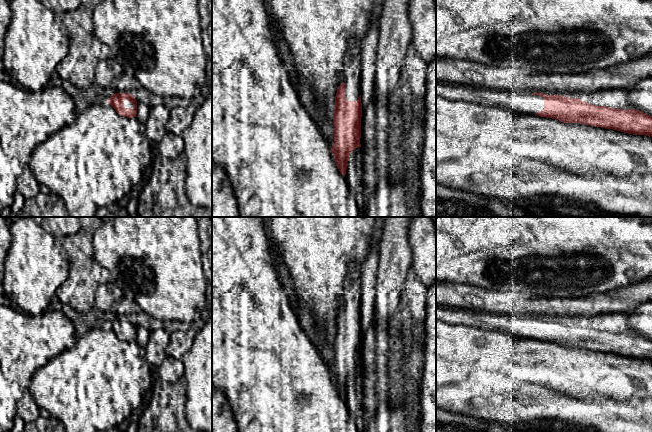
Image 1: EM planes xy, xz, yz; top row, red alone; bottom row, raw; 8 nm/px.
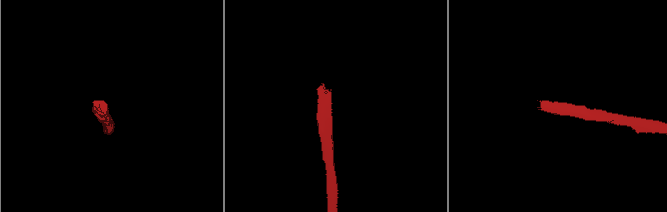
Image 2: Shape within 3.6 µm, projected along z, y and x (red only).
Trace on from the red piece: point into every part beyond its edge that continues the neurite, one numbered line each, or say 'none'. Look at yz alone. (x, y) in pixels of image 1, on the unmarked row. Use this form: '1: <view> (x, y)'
1: yz (519, 325)

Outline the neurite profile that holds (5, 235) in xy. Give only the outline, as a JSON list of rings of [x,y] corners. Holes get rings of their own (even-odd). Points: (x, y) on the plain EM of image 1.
[[[0,217],[0,285],[3,280],[5,258],[10,248],[11,241],[10,221],[8,220],[8,217]]]

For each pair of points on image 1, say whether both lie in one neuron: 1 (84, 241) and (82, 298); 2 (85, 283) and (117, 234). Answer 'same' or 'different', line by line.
1: same
2: different

